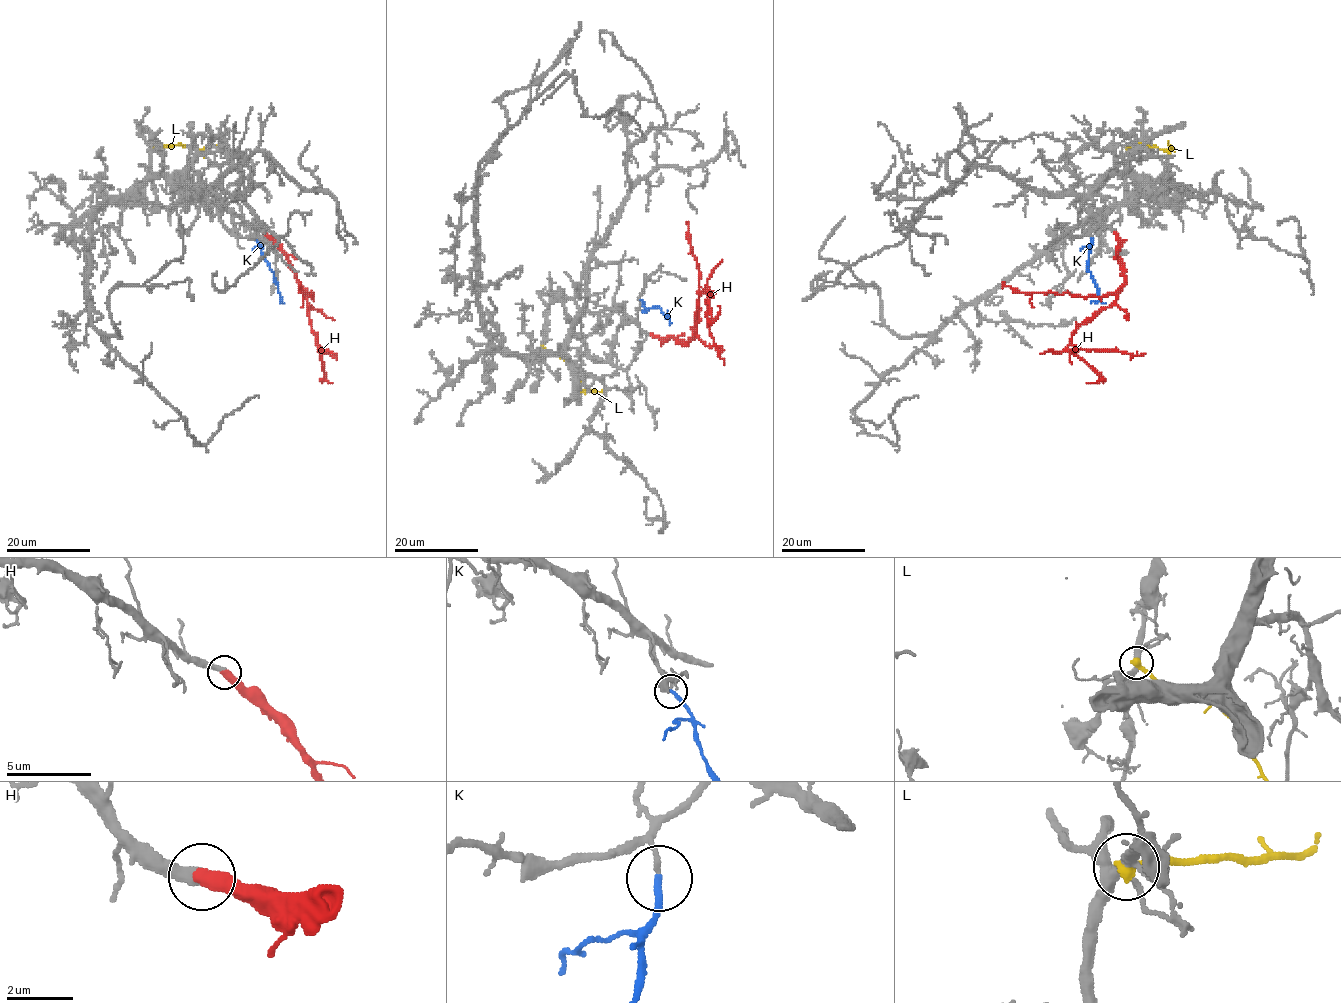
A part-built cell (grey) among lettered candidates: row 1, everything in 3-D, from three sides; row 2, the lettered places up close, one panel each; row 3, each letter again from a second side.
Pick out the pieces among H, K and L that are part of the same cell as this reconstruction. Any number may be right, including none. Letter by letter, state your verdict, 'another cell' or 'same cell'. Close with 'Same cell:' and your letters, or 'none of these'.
H: same cell
K: another cell
L: another cell
Same cell: H

